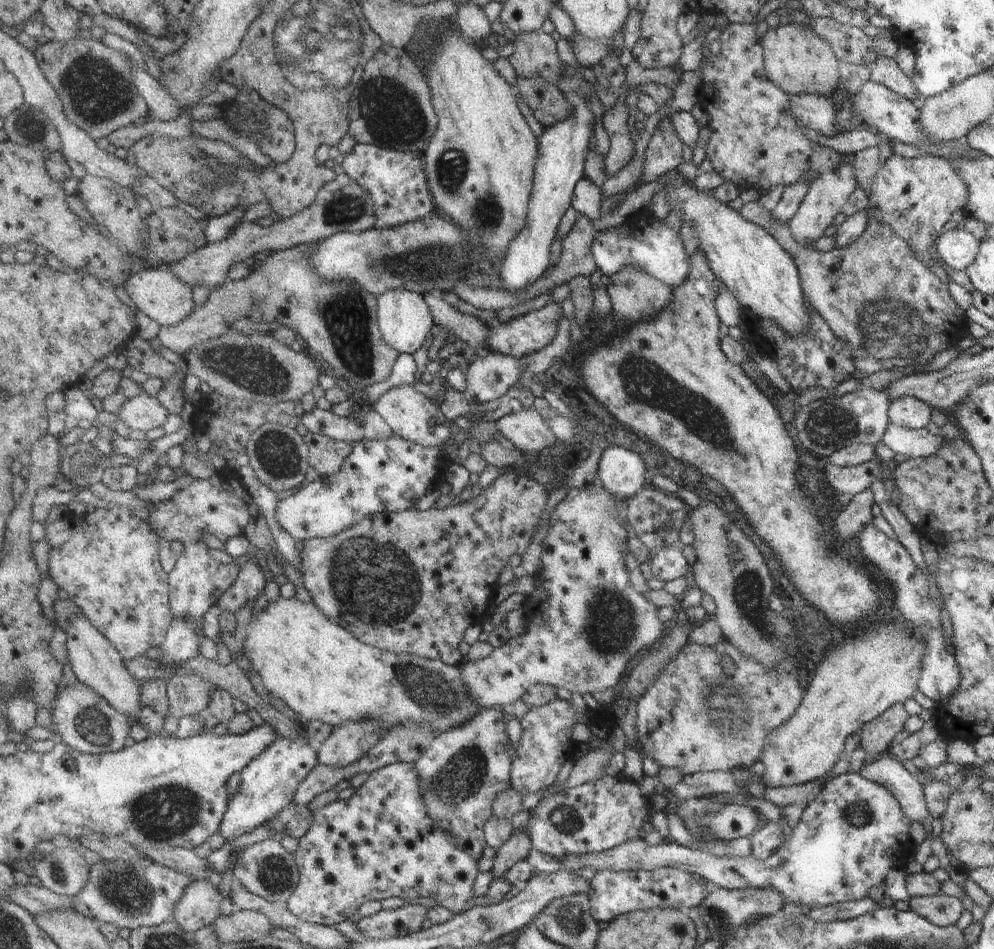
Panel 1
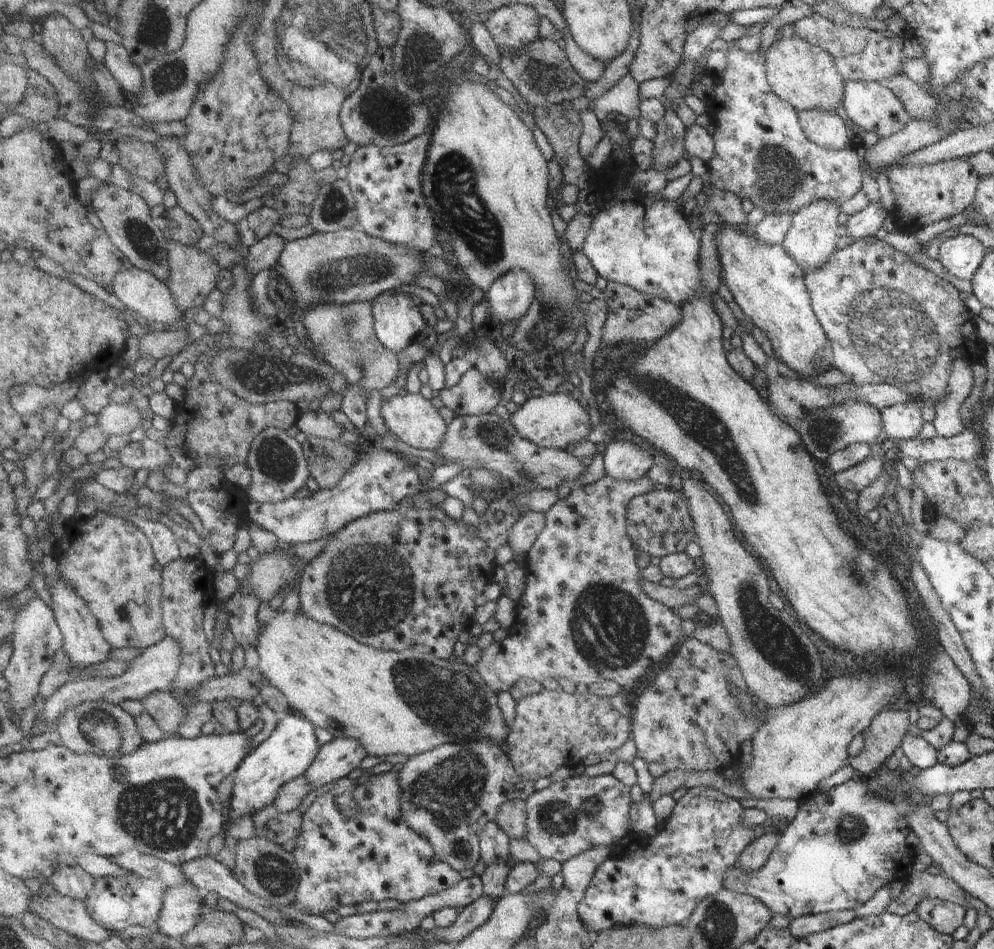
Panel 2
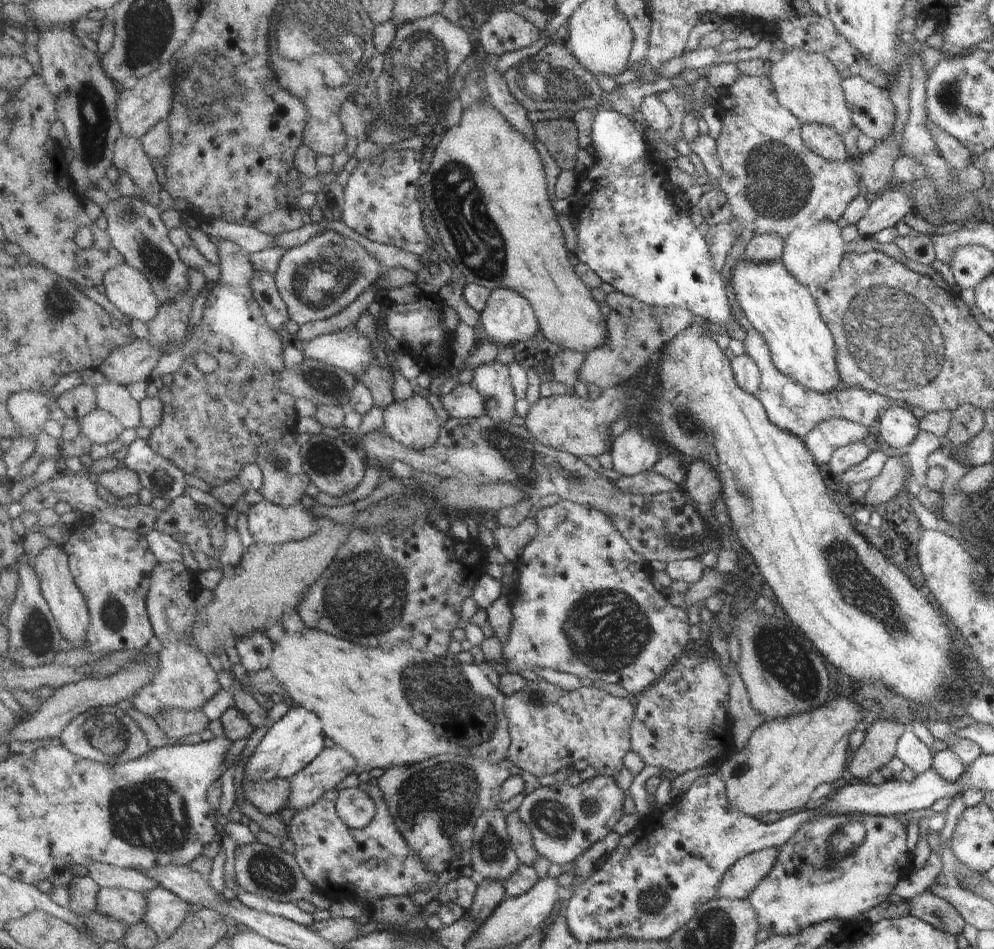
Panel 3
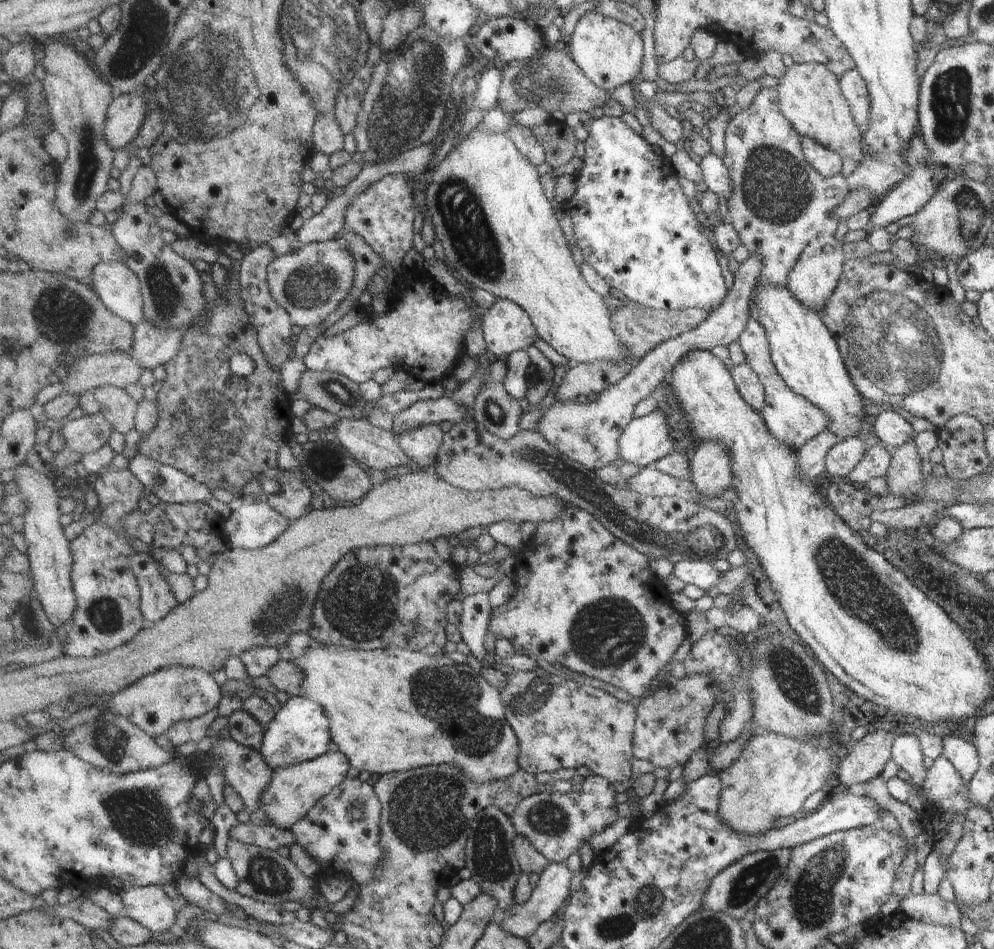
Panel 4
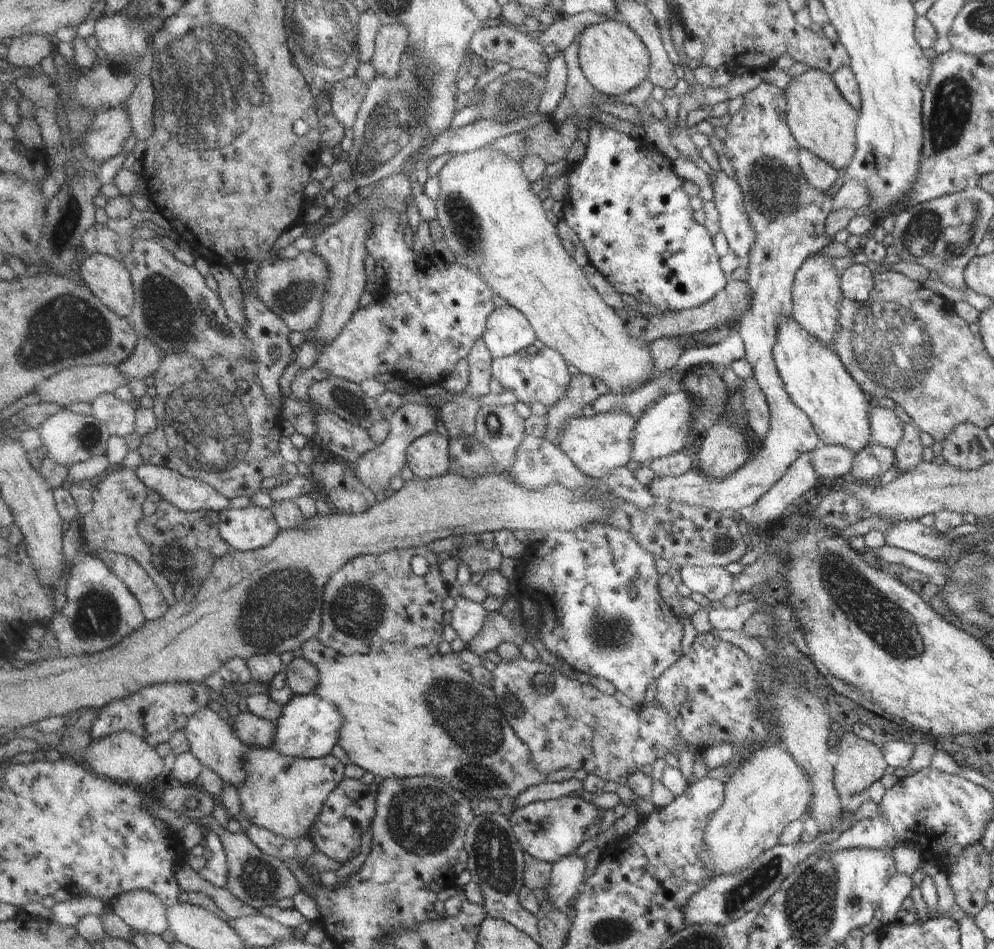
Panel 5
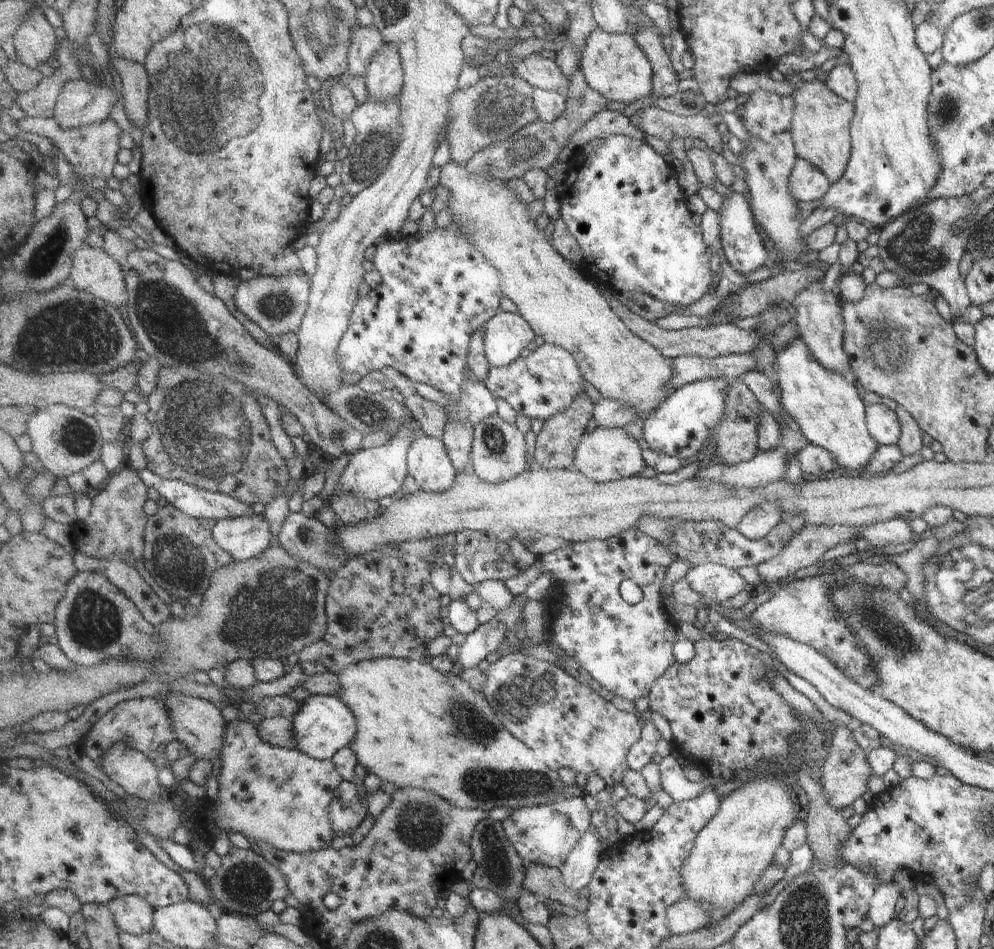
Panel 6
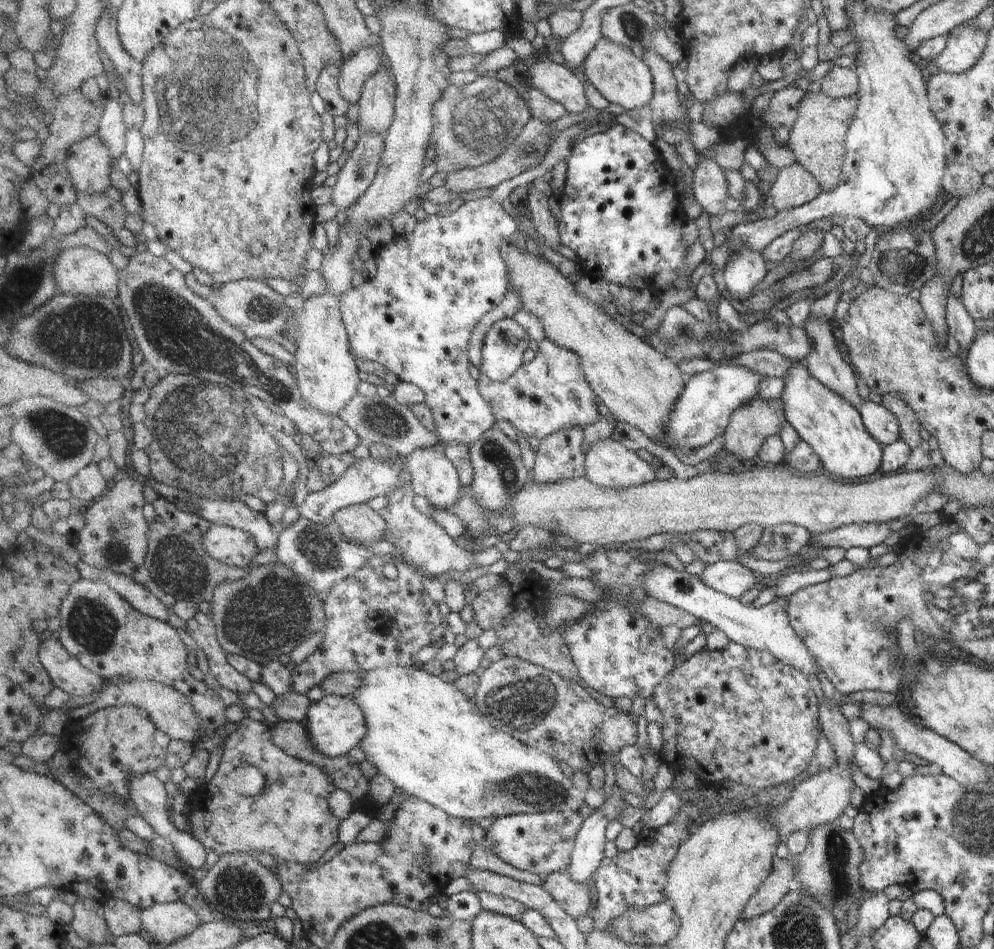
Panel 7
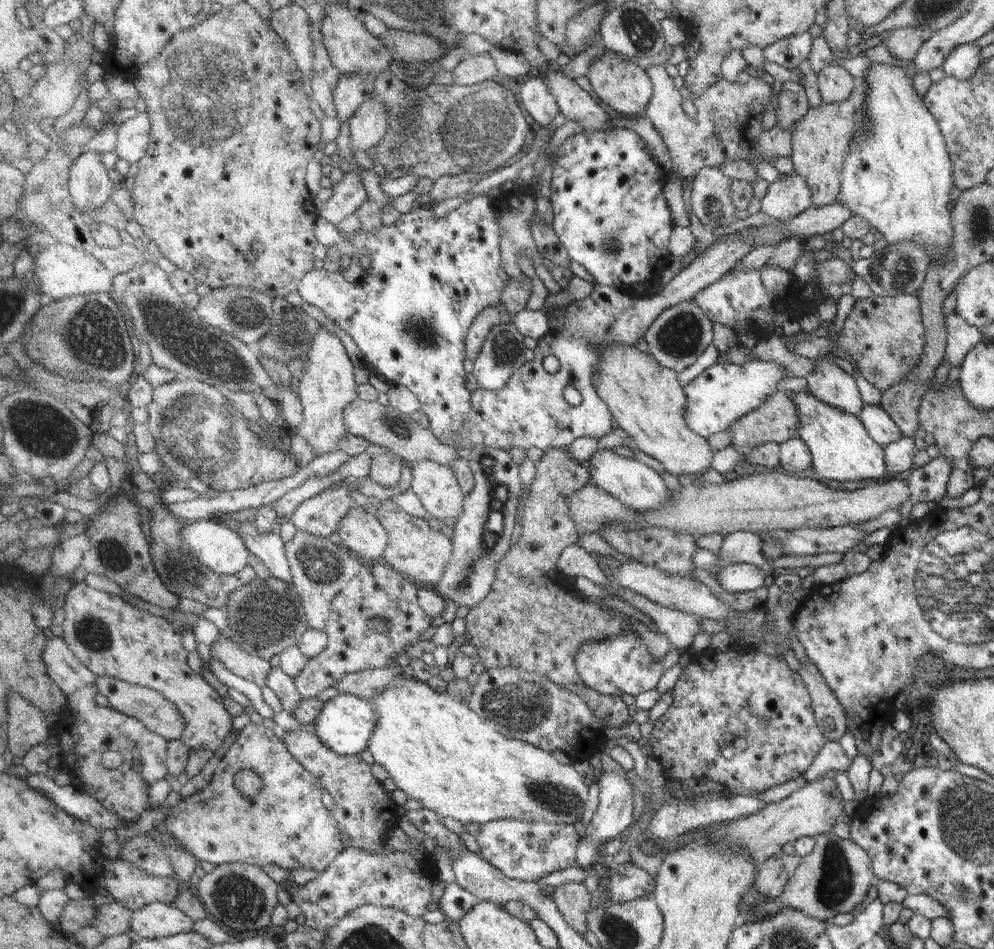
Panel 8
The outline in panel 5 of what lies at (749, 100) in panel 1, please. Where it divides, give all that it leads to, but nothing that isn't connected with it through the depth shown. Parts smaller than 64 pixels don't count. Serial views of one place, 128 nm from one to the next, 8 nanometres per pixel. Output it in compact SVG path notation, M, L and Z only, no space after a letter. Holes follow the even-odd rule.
M760 83L756 88L748 91L744 97L741 109L731 116L729 124L725 127L726 137L723 139L725 156L730 159L730 164L736 175L736 182L744 195L744 208L749 214L749 220L755 232L755 244L752 252L748 254L748 279L751 290L751 301L747 311L736 322L739 326L739 335L745 346L745 359L753 370L753 378L760 385L769 406L768 432L760 444L759 450L752 453L752 458L740 470L733 472L723 479L708 478L698 468L681 477L656 477L648 485L650 492L660 501L678 501L691 505L702 505L706 508L716 509L721 513L736 514L742 507L754 504L773 484L776 484L784 473L804 452L816 450L822 445L820 437L816 434L810 419L804 411L790 400L783 387L782 379L778 374L772 349L777 335L777 320L780 317L792 317L793 300L792 287L796 271L804 260L820 253L824 246L830 244L825 231L825 222L833 210L834 196L825 191L817 191L807 183L802 174L797 154L799 144L792 136L786 122L787 98L784 90L769 83Z

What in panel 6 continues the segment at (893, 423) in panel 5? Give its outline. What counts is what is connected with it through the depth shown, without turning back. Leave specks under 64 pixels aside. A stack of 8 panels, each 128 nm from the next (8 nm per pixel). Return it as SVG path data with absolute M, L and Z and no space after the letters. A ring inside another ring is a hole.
M871 403L865 408L867 429L879 445L897 445L901 426L896 411L886 405Z

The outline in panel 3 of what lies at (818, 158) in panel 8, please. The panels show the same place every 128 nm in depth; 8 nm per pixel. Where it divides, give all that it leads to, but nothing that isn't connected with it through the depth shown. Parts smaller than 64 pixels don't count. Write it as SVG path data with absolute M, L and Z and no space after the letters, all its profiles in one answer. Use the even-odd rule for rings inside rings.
M800 49L783 50L783 57L772 61L768 77L775 88L777 101L802 124L826 125L841 137L854 125L841 85L843 78L824 55Z

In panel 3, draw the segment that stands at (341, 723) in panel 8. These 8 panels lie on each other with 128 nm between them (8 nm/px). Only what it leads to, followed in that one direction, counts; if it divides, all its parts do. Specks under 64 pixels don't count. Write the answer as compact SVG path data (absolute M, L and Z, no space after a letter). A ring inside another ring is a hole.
M295 704L286 716L268 731L246 764L242 788L246 781L272 782L279 778L291 779L296 776L326 750L326 736L327 732L320 715Z

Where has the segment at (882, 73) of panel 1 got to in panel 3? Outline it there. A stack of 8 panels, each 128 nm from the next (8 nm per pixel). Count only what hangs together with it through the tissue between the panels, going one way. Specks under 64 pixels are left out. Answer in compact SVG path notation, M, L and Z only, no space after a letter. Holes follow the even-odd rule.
M928 118L926 124L939 153L952 169L963 169L971 163L971 152L963 144L946 134L943 128L937 127L937 124Z

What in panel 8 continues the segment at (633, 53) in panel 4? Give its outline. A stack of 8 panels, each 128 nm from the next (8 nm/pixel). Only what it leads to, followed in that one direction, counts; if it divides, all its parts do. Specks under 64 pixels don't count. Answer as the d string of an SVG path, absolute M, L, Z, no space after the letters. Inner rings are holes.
M605 48L606 52L590 64L588 78L595 92L606 103L622 112L626 117L646 117L647 110L651 106L652 99L655 98L655 84L648 71L638 66L638 64L630 61L624 55L615 53Z

